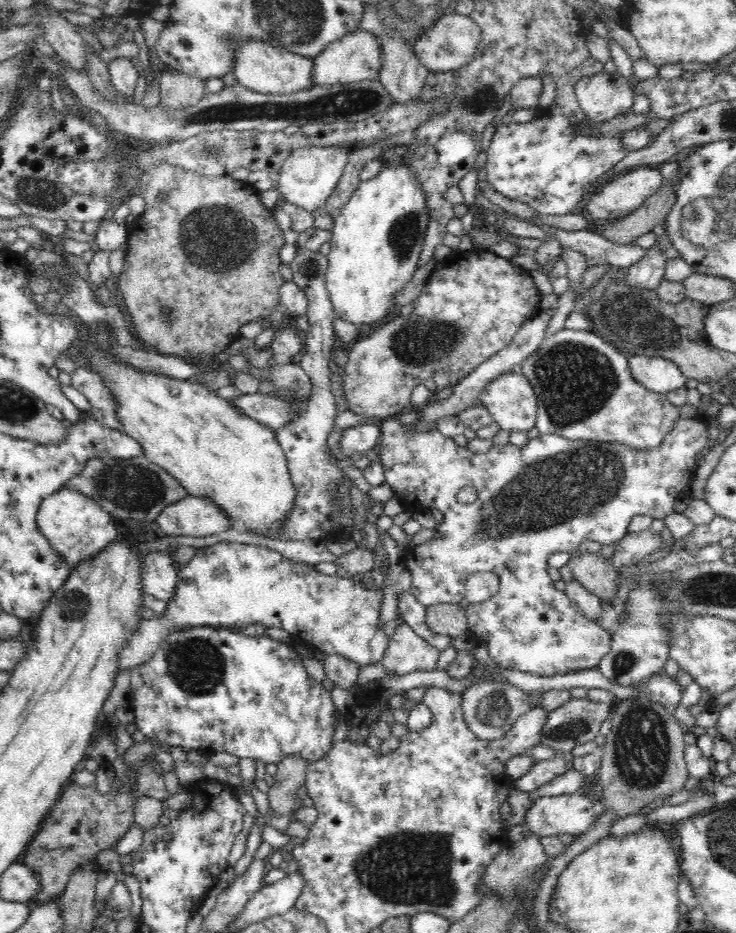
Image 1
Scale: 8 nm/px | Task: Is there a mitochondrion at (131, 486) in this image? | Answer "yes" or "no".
yes

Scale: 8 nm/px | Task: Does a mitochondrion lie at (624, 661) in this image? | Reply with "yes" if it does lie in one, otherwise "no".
yes

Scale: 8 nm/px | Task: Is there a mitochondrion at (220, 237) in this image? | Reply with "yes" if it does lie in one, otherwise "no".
yes

